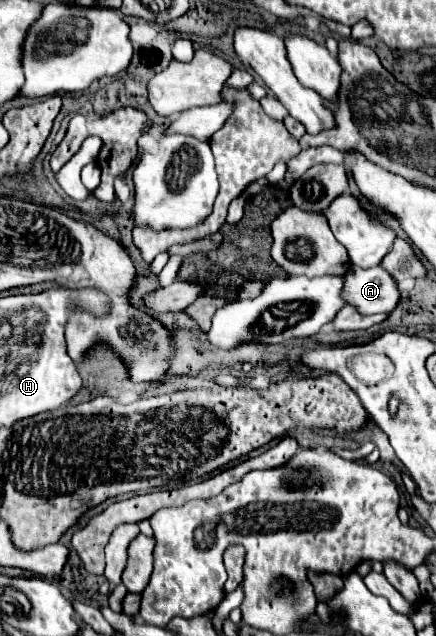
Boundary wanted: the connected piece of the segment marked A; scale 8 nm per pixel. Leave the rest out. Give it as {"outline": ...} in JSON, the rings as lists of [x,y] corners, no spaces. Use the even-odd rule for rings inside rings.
{"outline":[[[352,267],[344,281],[344,299],[362,315],[390,313],[400,301],[400,289],[386,269]]]}

